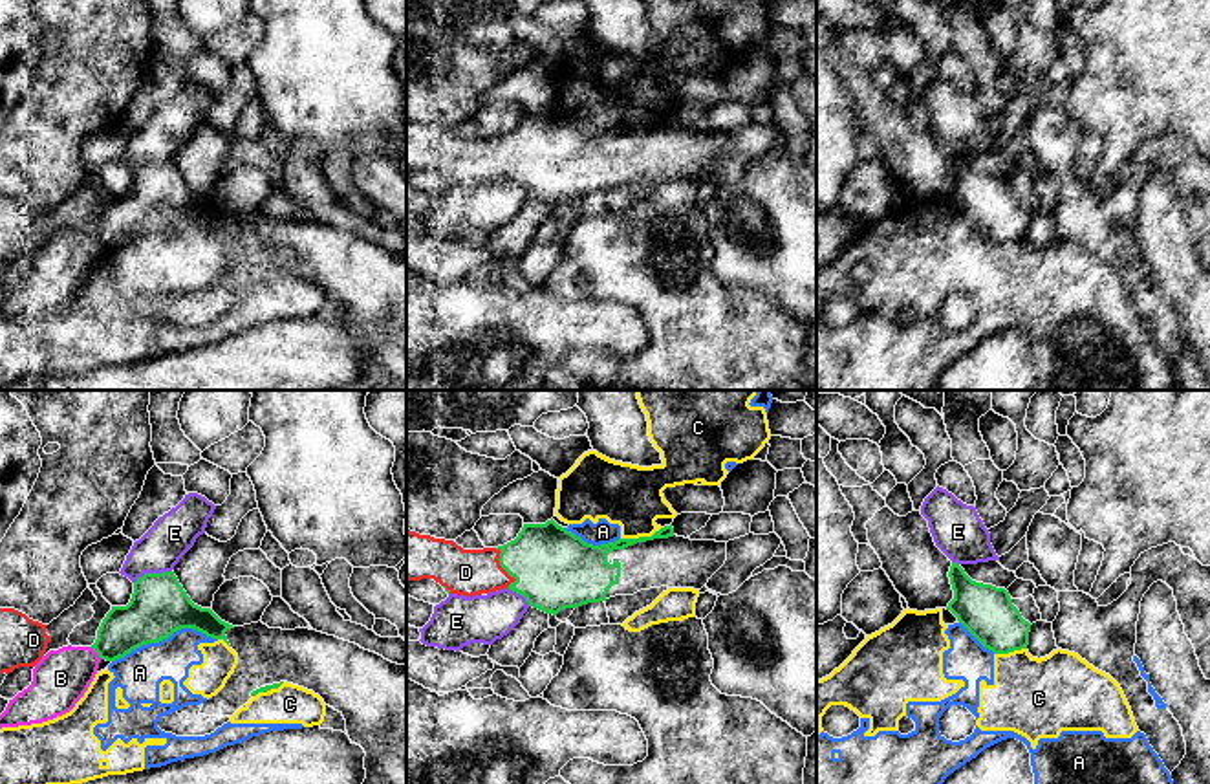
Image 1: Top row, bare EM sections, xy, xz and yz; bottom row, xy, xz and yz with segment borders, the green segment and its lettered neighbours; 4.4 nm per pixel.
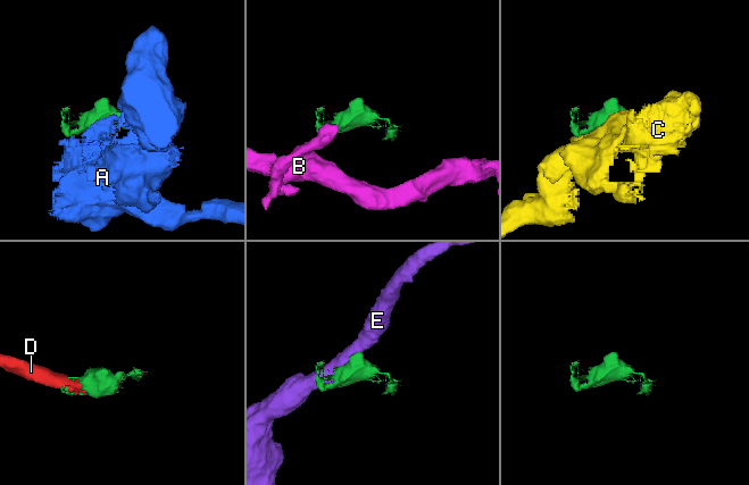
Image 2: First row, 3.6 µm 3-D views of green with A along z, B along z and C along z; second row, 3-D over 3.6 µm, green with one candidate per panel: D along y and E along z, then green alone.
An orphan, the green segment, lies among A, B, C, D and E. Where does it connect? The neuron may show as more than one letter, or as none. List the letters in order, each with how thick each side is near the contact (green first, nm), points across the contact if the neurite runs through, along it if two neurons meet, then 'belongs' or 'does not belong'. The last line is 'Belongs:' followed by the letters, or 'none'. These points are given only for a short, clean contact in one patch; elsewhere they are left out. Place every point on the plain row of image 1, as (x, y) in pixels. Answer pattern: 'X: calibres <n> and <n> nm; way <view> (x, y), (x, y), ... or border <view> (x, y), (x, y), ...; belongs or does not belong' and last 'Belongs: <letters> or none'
A: calibres 260 and 200 nm; does not belong
B: calibres 200 and 240 nm; border xy (88, 237), (101, 248); does not belong
C: calibres 150 and 280 nm; does not belong
D: calibres 340 and 200 nm; belongs
E: calibres 260 and 190 nm; does not belong
Belongs: D

